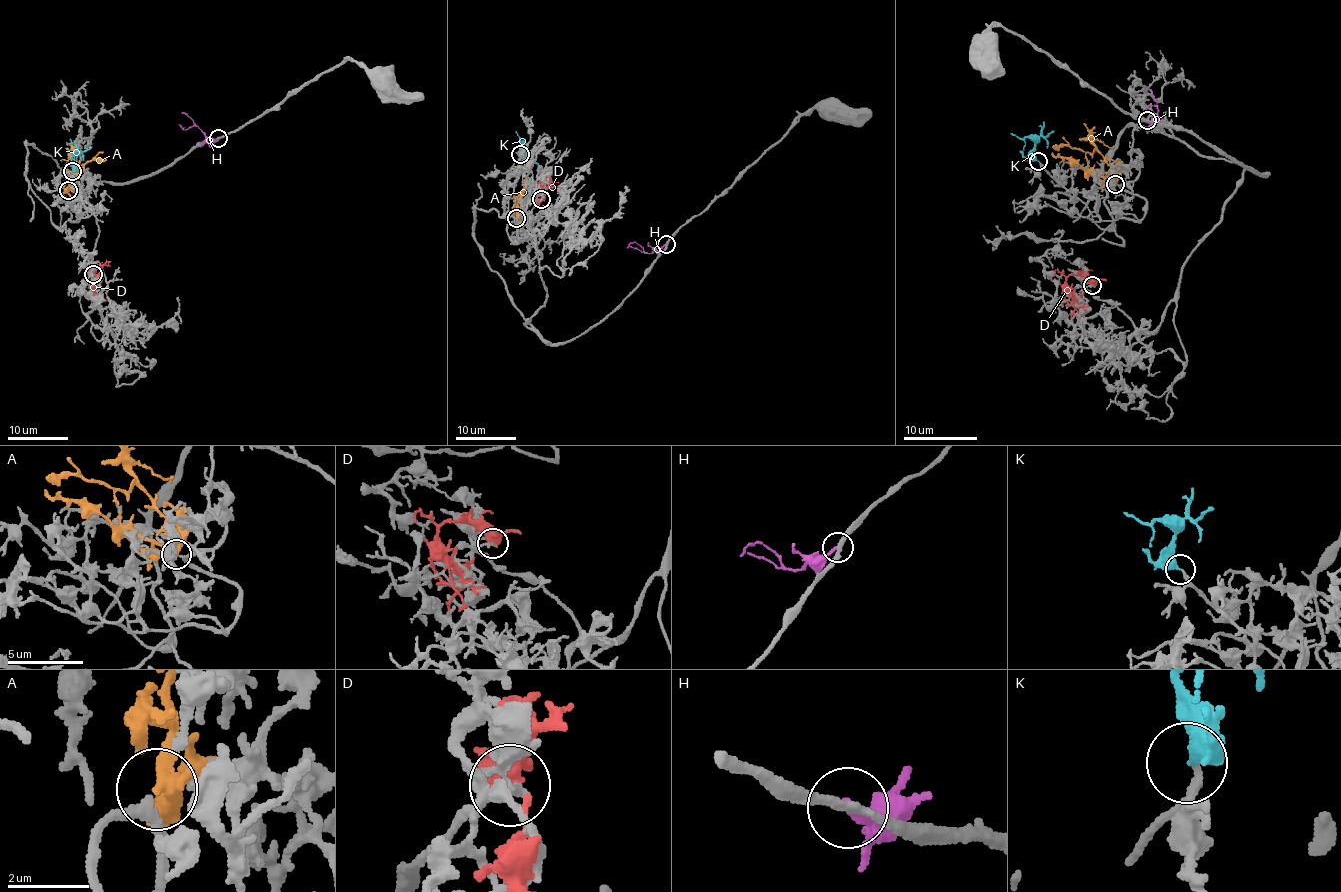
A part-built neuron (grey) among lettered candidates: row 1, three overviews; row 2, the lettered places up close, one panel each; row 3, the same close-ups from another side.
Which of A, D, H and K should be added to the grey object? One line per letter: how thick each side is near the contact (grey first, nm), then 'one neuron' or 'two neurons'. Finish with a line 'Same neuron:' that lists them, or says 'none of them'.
A: 180 nm thick on the grey side, 320 nm on the other; one neuron
D: 200 nm thick on the grey side, 480 nm on the other; two neurons
H: 240 nm thick on the grey side, 200 nm on the other; two neurons
K: 200 nm thick on the grey side, 400 nm on the other; one neuron
Same neuron: A, K

